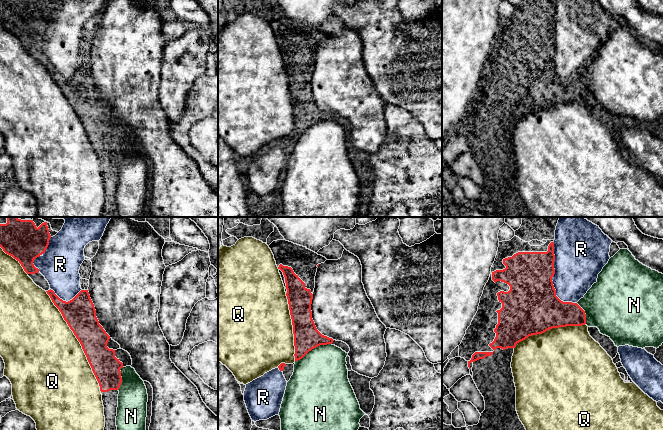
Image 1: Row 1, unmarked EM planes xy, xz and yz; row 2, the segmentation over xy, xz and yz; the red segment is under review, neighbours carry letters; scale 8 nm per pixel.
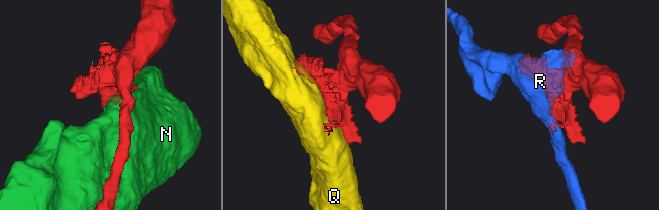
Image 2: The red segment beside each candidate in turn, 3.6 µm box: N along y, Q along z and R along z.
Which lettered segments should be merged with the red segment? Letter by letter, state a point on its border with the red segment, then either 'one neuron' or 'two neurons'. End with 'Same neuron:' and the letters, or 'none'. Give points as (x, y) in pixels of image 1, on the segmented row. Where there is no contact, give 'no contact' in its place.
N: xz (313, 348) | two neurons
Q: xy (78, 340) | two neurons
R: yz (551, 279) | two neurons
Same neuron: none

